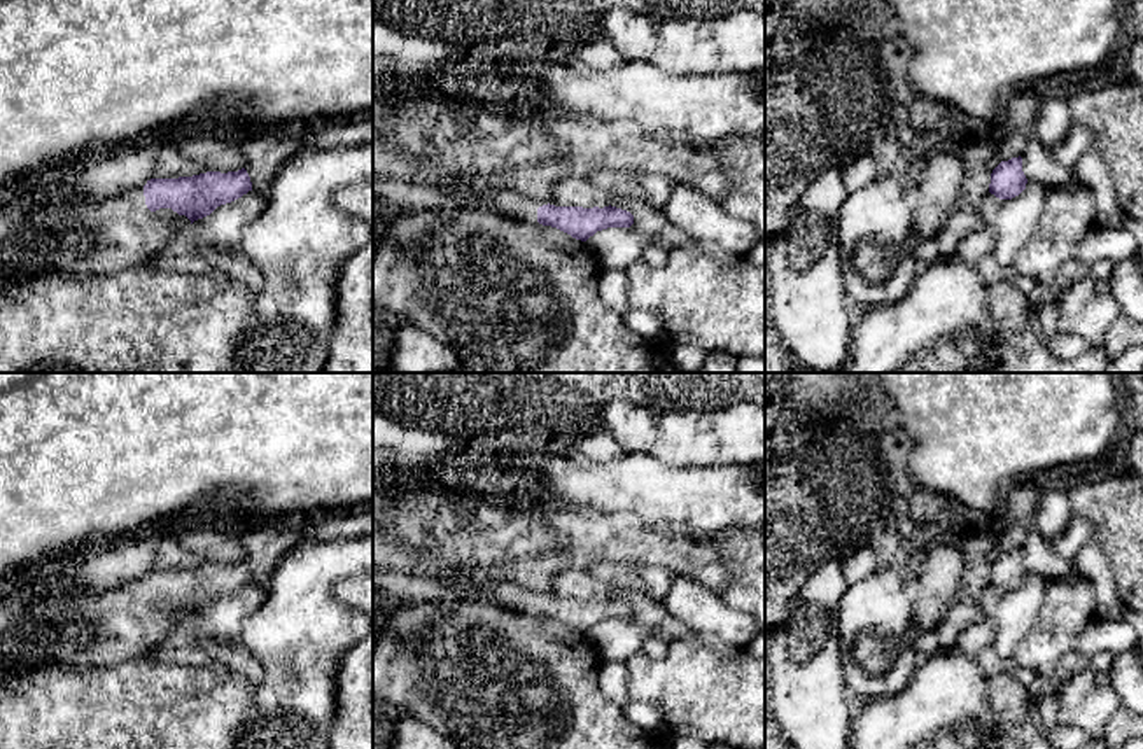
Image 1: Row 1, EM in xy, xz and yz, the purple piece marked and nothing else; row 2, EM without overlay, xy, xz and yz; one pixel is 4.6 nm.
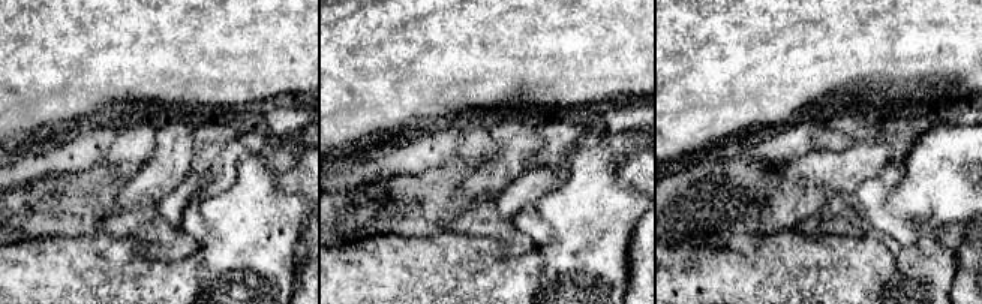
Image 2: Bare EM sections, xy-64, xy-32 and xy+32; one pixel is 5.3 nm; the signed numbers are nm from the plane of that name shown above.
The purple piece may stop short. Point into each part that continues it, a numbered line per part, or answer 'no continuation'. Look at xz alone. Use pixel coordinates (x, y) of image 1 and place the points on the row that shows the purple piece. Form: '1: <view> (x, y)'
1: xz (504, 202)

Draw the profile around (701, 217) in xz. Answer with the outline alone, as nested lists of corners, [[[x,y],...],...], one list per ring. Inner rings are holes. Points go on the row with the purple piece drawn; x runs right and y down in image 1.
[[[674,184],[660,210],[690,240],[712,242],[737,256],[765,240],[754,222],[732,215],[718,200],[686,184]]]

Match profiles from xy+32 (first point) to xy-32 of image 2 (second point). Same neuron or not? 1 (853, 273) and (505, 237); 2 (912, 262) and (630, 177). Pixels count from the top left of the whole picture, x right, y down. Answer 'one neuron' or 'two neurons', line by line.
1: two neurons
2: two neurons

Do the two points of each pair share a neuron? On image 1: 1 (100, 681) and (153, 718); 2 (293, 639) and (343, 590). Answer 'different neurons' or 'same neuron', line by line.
1: same neuron
2: different neurons

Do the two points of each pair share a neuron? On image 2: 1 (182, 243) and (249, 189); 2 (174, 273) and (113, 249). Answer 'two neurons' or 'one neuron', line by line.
1: two neurons
2: one neuron

